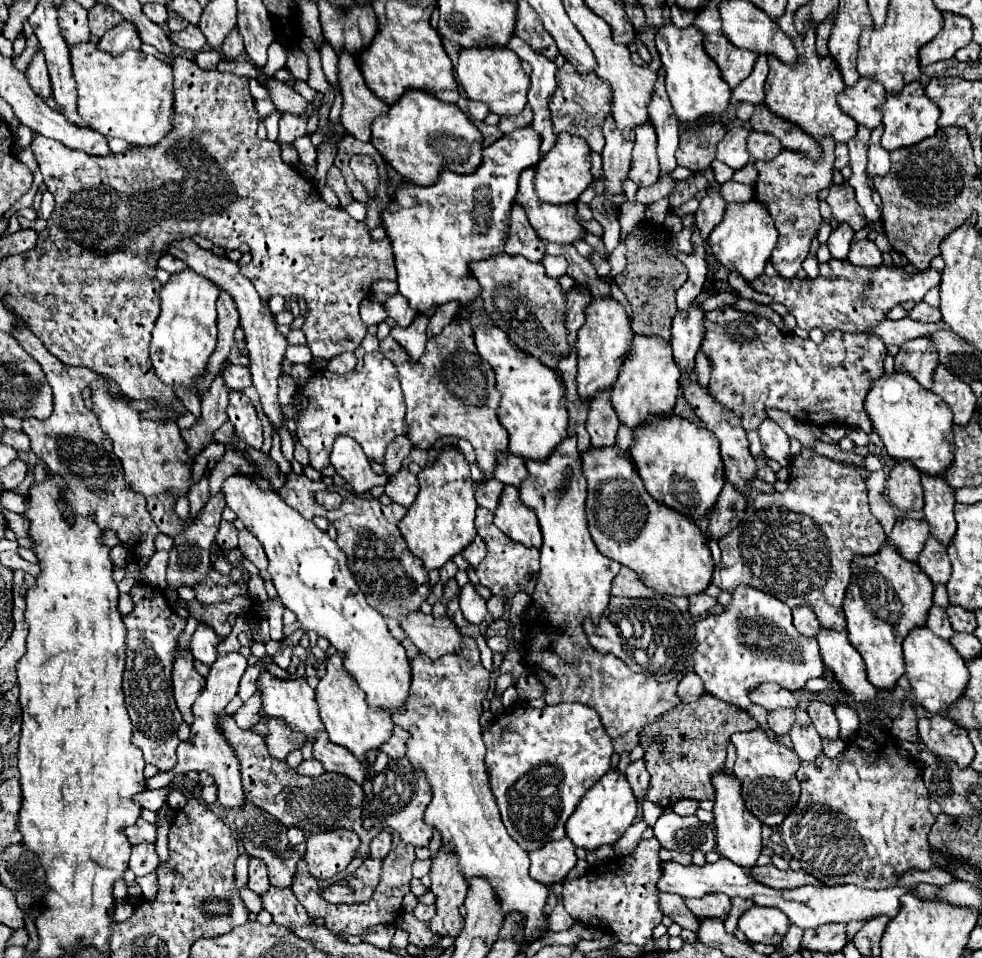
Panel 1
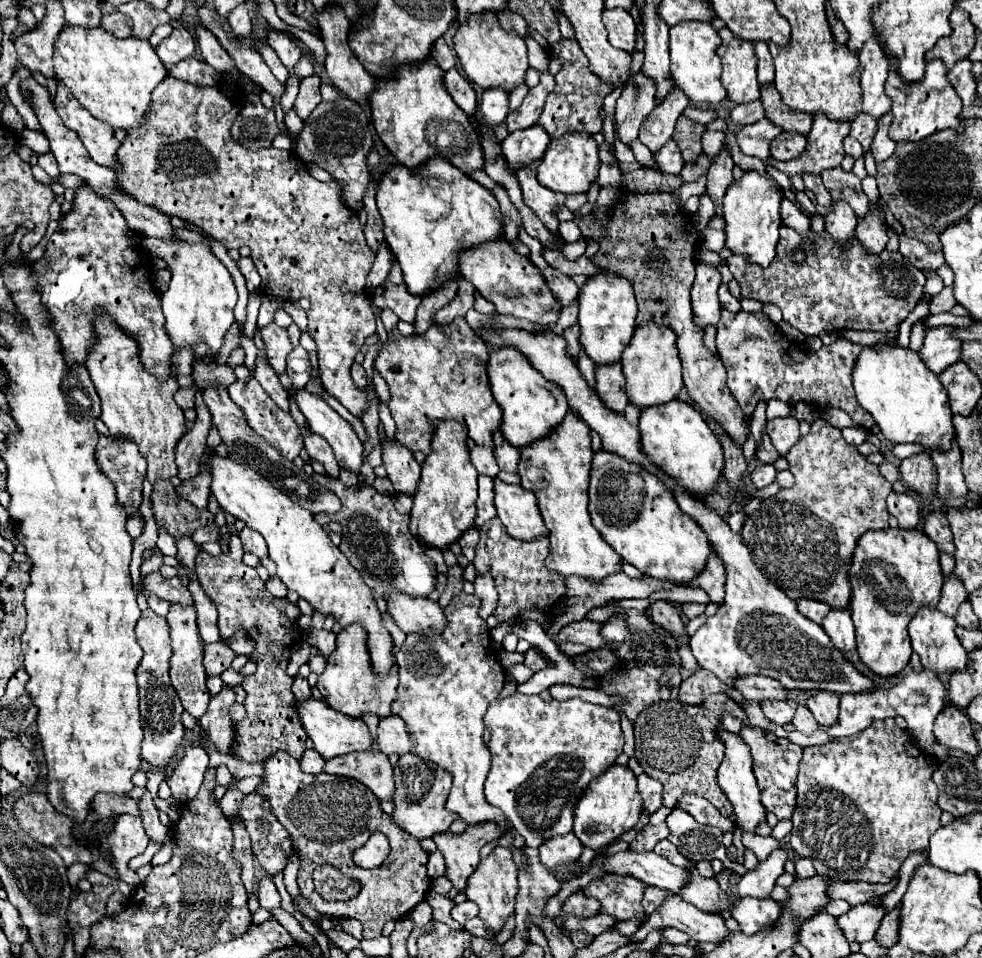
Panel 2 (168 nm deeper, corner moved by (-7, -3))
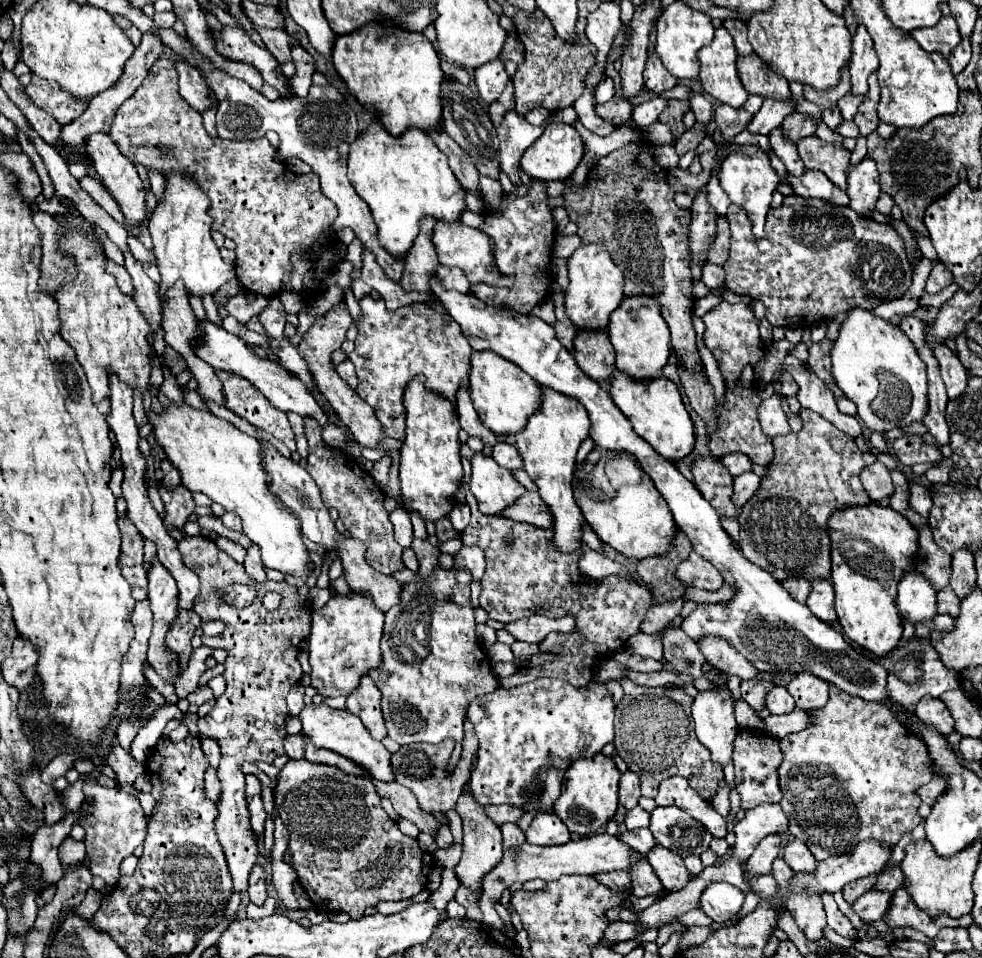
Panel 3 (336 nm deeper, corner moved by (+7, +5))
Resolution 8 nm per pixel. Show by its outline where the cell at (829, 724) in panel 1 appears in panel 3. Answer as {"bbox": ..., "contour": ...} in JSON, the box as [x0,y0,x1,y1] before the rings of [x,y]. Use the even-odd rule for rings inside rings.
{"bbox":[787,672,829,710],"contour":[[[801,672],[787,684],[787,692],[793,696],[797,708],[813,710],[827,704],[829,684],[809,672]]]}

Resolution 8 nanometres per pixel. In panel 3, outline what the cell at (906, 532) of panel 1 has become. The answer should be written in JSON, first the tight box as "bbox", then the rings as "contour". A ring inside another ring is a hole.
{"bbox":[861,462,893,502],"contour":[[[873,462],[871,466],[861,470],[861,484],[873,502],[883,500],[885,496],[893,494],[891,474],[881,462]]]}

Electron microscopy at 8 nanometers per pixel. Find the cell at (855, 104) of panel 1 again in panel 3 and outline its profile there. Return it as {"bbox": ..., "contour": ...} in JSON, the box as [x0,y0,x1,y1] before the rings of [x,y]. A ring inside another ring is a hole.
{"bbox":[851,24,879,94],"contour":[[[859,24],[857,26],[857,34],[853,38],[853,52],[851,52],[851,92],[853,94],[865,94],[867,92],[867,76],[877,70],[879,60],[873,48],[873,40],[869,36],[869,32]]]}

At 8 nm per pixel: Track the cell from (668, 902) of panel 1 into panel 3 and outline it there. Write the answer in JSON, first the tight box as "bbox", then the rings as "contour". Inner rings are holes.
{"bbox":[595,870,631,892],"contour":[[[615,870],[615,872],[605,872],[605,874],[595,874],[595,880],[617,890],[617,892],[623,892],[629,888],[631,880],[629,880],[629,874],[625,870]]]}

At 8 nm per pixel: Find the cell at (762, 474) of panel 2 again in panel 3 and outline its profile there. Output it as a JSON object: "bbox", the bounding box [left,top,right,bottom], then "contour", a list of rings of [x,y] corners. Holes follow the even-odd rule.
{"bbox":[721,452,753,476],"contour":[[[733,452],[733,454],[723,456],[721,462],[723,462],[723,466],[731,472],[731,476],[739,476],[739,474],[751,470],[751,464],[753,464],[753,462],[749,460],[749,456],[739,454],[739,452]]]}

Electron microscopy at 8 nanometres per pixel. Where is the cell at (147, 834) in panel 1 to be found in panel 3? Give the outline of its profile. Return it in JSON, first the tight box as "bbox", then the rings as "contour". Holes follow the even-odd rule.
{"bbox":[81,776,147,886],"contour":[[[95,776],[83,778],[83,792],[85,792],[85,818],[81,826],[85,828],[85,846],[91,858],[91,874],[101,876],[105,884],[115,886],[119,880],[119,864],[123,858],[133,854],[133,850],[143,844],[147,836],[147,818],[139,804],[139,800],[121,788],[107,788],[97,782]]]}

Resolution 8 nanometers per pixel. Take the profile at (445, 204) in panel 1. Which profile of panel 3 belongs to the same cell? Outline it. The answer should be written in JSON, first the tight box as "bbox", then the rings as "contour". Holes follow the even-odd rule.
{"bbox":[347,122,465,256],"contour":[[[373,122],[351,144],[347,164],[349,182],[371,208],[381,246],[395,256],[407,256],[423,216],[453,222],[465,210],[465,190],[457,184],[441,150],[419,128],[407,128],[401,136],[391,136],[381,122]]]}

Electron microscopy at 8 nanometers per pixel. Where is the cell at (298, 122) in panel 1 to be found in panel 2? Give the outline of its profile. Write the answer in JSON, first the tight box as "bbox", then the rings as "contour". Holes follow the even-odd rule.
{"bbox":[293,76,321,120],"contour":[[[309,76],[309,78],[301,80],[299,94],[297,94],[297,100],[295,100],[295,106],[293,106],[293,110],[297,112],[297,116],[301,120],[307,120],[311,116],[311,112],[315,110],[315,106],[321,102],[319,84],[321,84],[319,76]]]}

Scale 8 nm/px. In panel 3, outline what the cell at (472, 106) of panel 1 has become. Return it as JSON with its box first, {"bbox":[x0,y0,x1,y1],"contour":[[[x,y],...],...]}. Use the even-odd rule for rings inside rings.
{"bbox":[475,58,509,102],"contour":[[[499,58],[475,70],[475,84],[485,102],[497,100],[497,96],[501,96],[501,92],[505,90],[507,82],[509,82],[509,74],[505,72],[505,66]]]}

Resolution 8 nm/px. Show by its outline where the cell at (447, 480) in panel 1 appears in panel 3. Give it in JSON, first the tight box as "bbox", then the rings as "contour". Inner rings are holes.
{"bbox":[401,376,463,520],"contour":[[[415,376],[403,396],[403,406],[407,412],[407,430],[401,446],[401,496],[407,508],[419,512],[425,520],[439,520],[451,512],[451,496],[459,488],[459,480],[463,476],[461,460],[459,460],[459,420],[453,404],[425,388],[425,378]]]}

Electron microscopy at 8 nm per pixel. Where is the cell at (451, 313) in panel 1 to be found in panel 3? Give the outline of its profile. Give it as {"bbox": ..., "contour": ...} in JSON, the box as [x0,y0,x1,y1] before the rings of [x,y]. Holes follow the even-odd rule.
{"bbox":[437,266,469,292],"contour":[[[439,266],[437,276],[445,284],[445,288],[455,288],[459,292],[469,292],[469,282],[467,276],[459,268],[449,268],[449,266]]]}

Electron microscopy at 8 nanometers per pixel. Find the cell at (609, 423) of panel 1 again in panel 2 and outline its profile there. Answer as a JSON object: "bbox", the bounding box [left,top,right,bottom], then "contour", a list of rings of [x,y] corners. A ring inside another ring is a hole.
{"bbox":[595,364,627,414],"contour":[[[621,364],[615,368],[595,368],[597,386],[595,392],[603,404],[607,404],[609,410],[615,414],[623,414],[627,406],[627,394],[625,394],[625,378],[621,372]]]}

